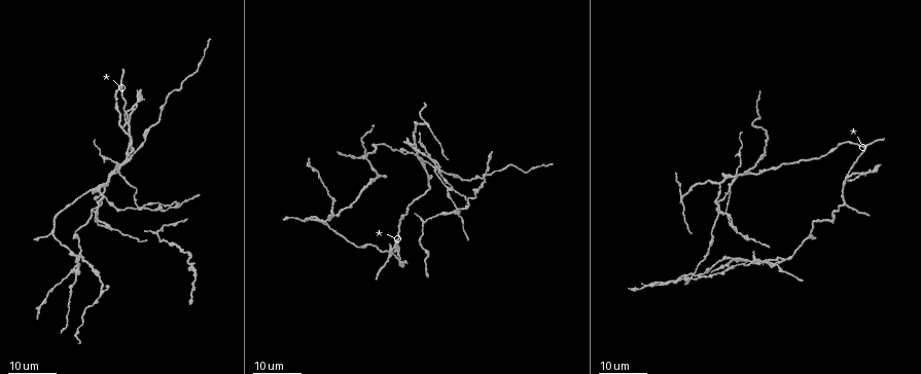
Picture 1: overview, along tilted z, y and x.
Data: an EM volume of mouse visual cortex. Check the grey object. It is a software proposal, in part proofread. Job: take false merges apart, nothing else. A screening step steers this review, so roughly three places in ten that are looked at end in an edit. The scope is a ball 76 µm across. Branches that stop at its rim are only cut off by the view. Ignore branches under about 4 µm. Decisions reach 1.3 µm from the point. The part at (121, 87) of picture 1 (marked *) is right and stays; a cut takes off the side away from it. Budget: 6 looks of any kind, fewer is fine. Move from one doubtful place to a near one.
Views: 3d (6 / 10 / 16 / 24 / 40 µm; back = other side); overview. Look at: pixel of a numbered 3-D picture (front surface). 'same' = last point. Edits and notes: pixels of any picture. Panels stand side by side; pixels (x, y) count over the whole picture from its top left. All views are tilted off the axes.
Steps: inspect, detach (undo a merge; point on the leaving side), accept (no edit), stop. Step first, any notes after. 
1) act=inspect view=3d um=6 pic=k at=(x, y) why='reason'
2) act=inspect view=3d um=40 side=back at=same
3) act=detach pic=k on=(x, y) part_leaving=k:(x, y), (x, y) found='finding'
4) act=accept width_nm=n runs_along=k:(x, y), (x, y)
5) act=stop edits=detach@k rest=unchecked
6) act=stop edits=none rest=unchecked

act=inspect view=3d um=16 pic=1 at=(131, 119) why='three arms meet'

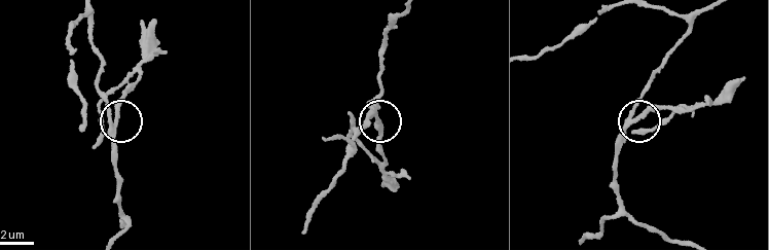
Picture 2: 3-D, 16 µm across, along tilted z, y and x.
act=inspect view=3d um=10 pic=2 at=(115, 115)

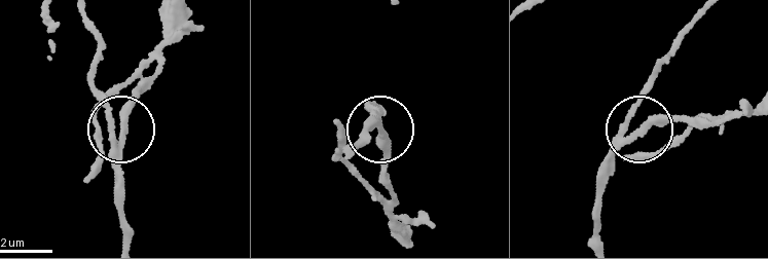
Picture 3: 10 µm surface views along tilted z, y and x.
act=inspect view=3d um=6 pic=3 at=(121, 131) why='closer look'

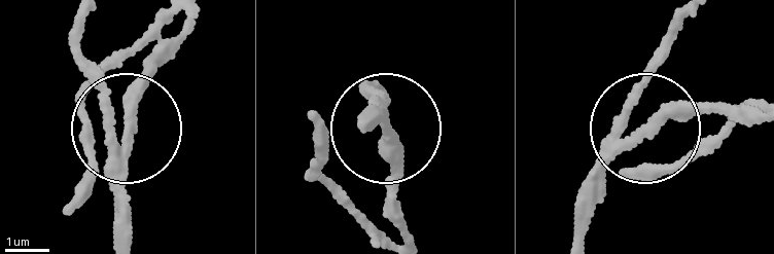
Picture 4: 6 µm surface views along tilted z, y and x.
act=detach pic=4 on=(83, 202) width_nm=210 part_leaving=4:(122, 168), (173, 51), (139, 47), (91, 88), (67, 209) found='a second neuron is stuck on'

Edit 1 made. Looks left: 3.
act=inspect view=overview

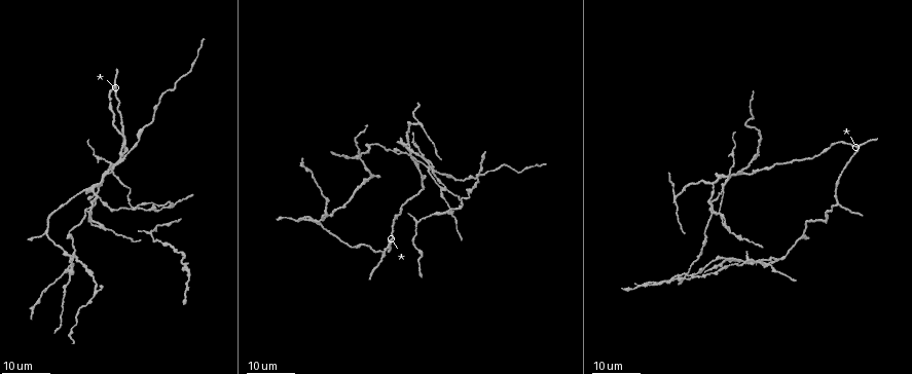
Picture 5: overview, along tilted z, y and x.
act=inspect view=3d um=16 pic=5 at=(836, 204) why='a fork'

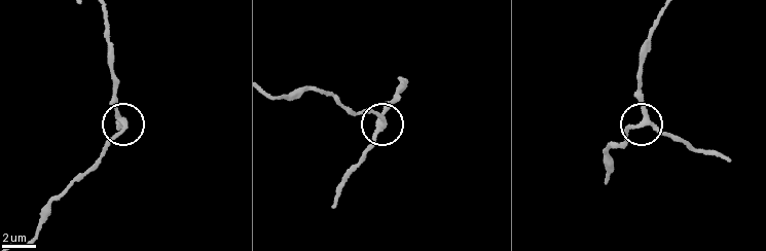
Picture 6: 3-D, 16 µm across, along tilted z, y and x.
act=inspect view=3d um=6 pic=6 at=(380, 126)

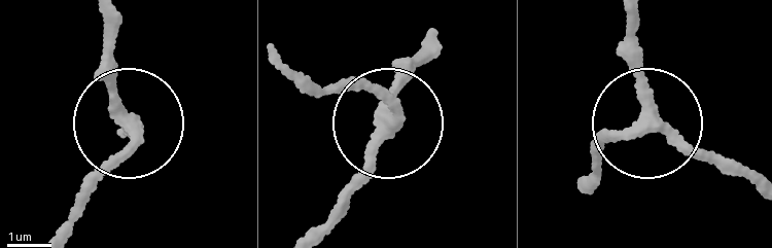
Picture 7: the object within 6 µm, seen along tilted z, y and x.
act=accept width_nm=240 runs_along=7:(633, 16), (633, 75), (651, 118), (729, 171) found='one neuron here'

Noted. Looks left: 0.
act=stop edits=detach@4 rest=unchecked

